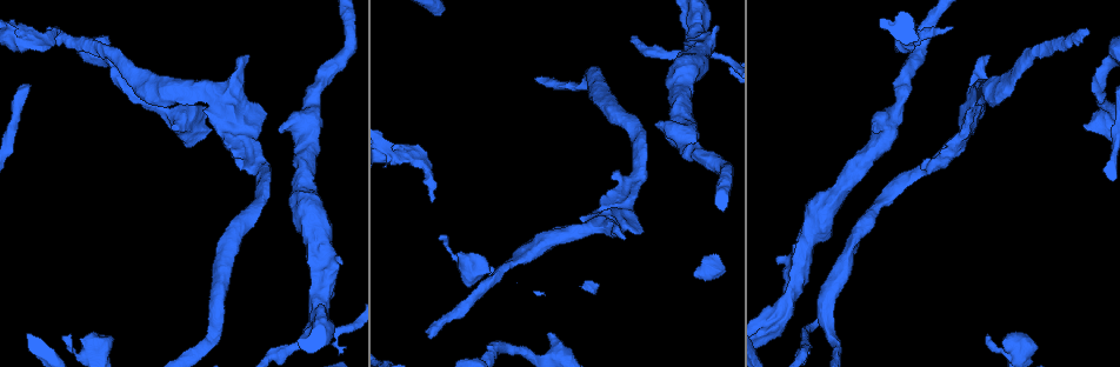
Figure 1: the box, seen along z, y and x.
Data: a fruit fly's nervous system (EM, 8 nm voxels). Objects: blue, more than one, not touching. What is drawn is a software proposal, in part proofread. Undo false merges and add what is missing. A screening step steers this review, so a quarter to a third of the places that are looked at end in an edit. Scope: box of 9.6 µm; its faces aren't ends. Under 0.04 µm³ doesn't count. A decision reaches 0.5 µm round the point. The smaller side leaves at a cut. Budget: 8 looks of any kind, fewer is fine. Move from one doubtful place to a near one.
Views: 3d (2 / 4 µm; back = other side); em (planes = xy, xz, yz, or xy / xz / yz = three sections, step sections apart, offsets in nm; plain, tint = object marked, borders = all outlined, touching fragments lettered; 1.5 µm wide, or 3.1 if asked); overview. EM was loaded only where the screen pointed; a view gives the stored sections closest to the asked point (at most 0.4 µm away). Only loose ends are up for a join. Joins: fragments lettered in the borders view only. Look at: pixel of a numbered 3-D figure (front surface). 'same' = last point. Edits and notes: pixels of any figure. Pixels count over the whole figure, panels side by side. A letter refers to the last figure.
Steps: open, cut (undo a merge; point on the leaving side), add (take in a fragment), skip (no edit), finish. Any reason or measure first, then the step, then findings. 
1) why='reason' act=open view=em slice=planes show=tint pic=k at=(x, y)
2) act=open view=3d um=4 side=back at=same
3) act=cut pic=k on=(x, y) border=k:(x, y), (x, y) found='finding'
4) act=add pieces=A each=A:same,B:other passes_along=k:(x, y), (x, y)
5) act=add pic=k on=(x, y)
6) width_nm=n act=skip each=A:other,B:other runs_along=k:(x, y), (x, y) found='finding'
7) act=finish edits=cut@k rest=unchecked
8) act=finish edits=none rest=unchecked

why='an open end' act=open view=em slice=planes show=tint pic=1 at=(549, 333)

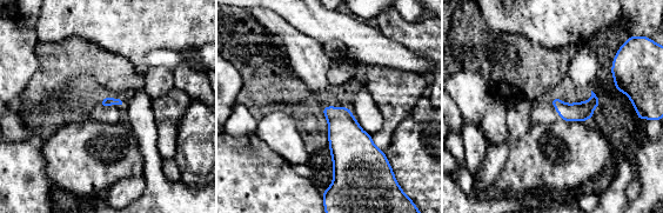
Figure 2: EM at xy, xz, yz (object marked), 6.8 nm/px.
act=open view=em slice=planes show=borders at=same

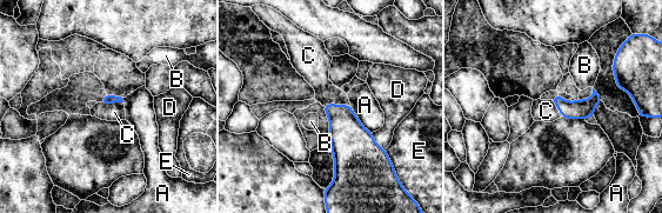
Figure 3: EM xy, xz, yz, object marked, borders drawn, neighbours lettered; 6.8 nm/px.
act=add pieces=C each=A:other,B:other,C:same,D:other,E:other passes_along=3:(349, 139), (336, 105), (316, 74) found='the neuron continues'

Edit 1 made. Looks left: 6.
why='see it whole again' act=open view=overview

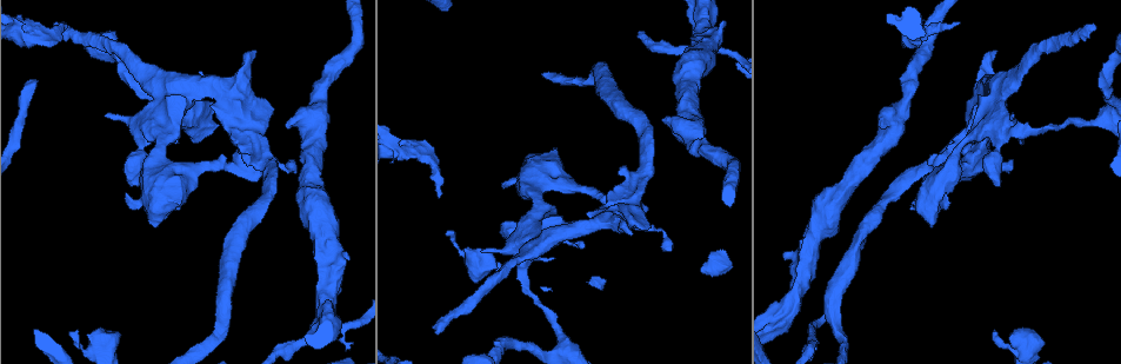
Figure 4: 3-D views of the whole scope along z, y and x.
why='an open end' act=open view=3d um=4 pic=4 at=(439, 334)

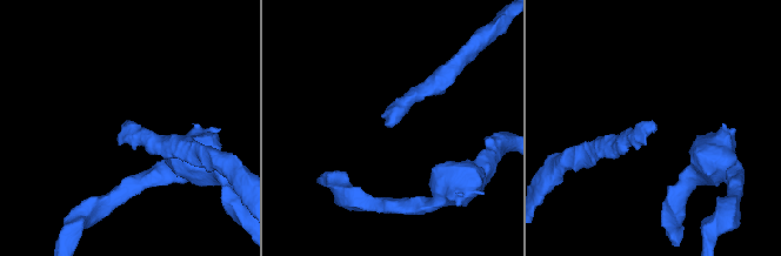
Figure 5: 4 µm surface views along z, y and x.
act=open view=em slice=planes show=borders pic=5 at=(123, 127)

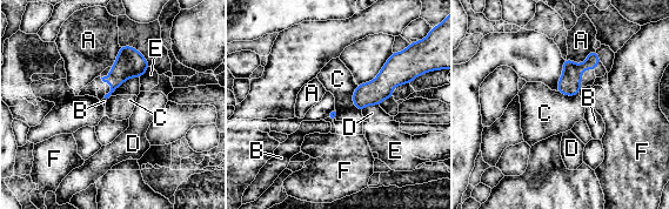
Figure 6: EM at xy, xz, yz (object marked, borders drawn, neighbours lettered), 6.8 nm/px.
act=skip each=A:other,B:other,C:other,D:other,E:other,F:other found='no lettered fragment goes on from it'

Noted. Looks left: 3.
act=open view=3d um=2 pic=4 at=(959, 23)

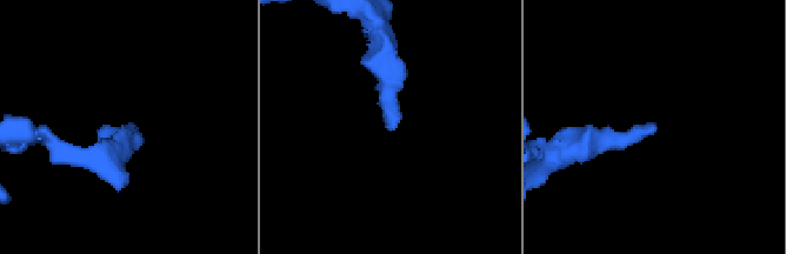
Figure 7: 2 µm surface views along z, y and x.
why='need the tissue' act=open view=em slice=xy step=8 show=tint pic=7 at=(652, 131)

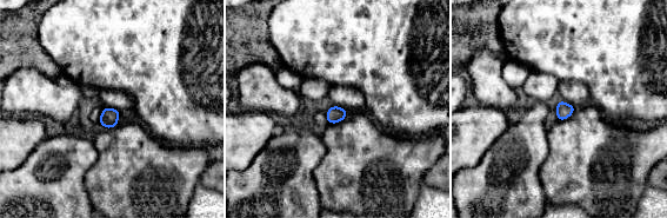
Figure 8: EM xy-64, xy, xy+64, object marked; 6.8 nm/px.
why='another direction' act=open view=em slice=planes show=borders at=same

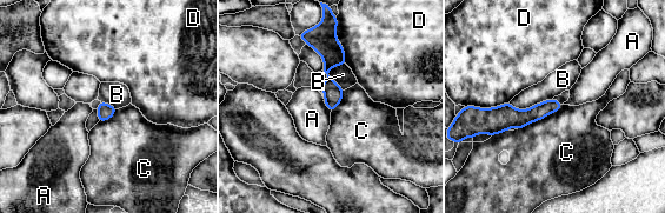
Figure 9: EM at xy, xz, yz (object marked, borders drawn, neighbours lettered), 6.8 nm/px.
width_nm=110 act=skip each=A:other,B:other,C:other,D:other runs_along=9:(558, 105), (530, 115), (486, 113) found='none of them fits'

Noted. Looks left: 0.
act=finish edits=add@3 rest=unchecked

